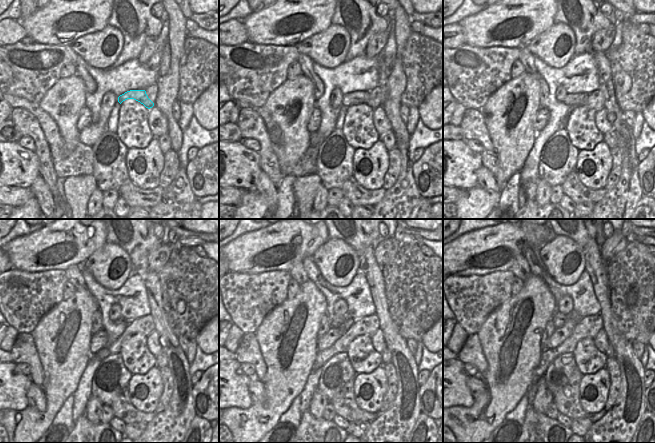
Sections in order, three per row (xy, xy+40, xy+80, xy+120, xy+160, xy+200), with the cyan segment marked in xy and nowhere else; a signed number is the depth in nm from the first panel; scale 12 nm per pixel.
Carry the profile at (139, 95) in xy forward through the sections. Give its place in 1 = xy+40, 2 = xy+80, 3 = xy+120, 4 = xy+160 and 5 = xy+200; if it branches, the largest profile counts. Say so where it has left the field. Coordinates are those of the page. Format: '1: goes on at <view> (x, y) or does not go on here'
1: goes on at xy+40 (356, 97)
2: goes on at xy+80 (572, 100)
3: goes on at xy+120 (121, 320)
4: goes on at xy+160 (337, 320)
5: goes on at xy+200 (558, 319)

